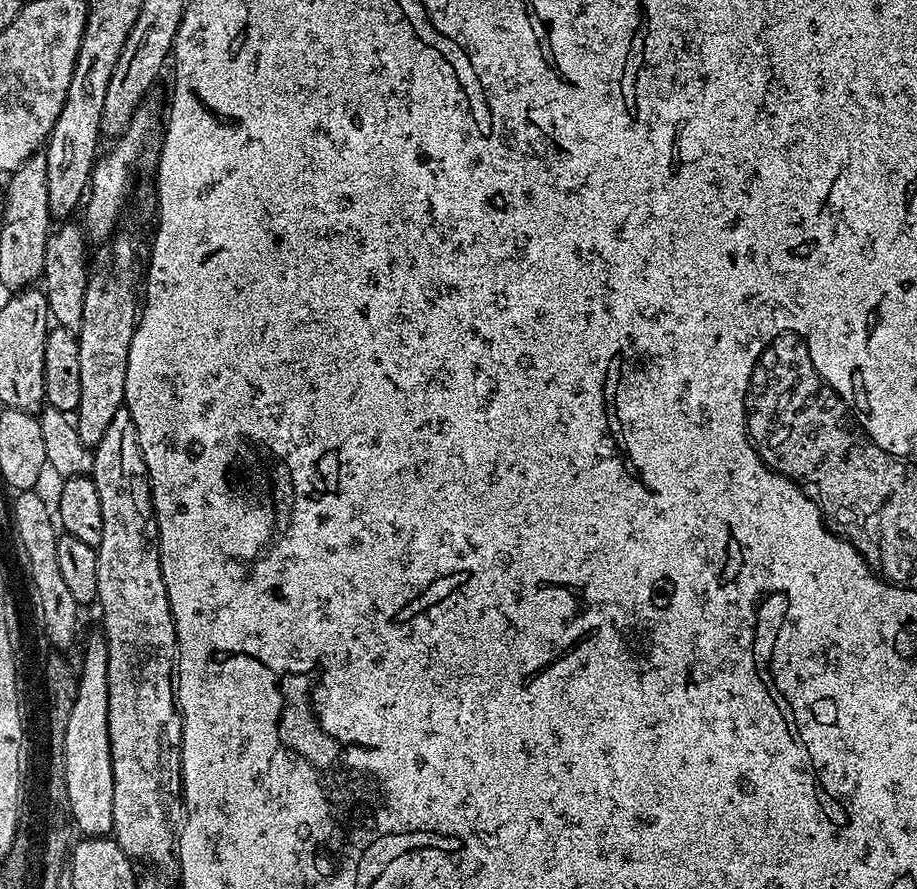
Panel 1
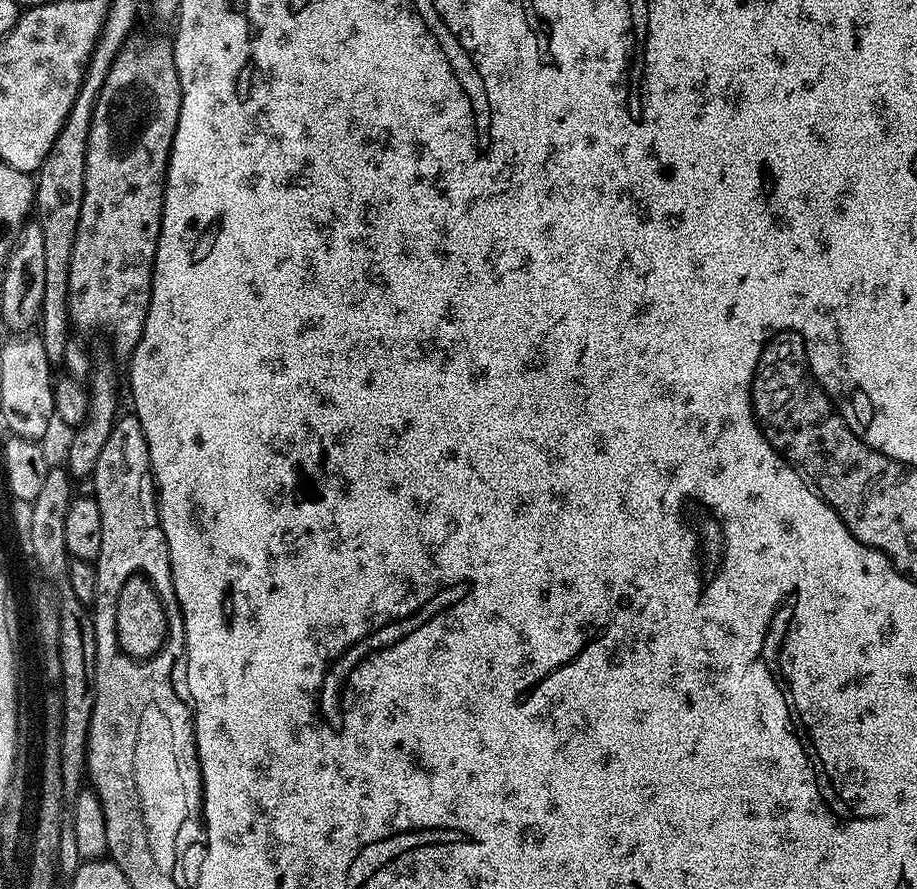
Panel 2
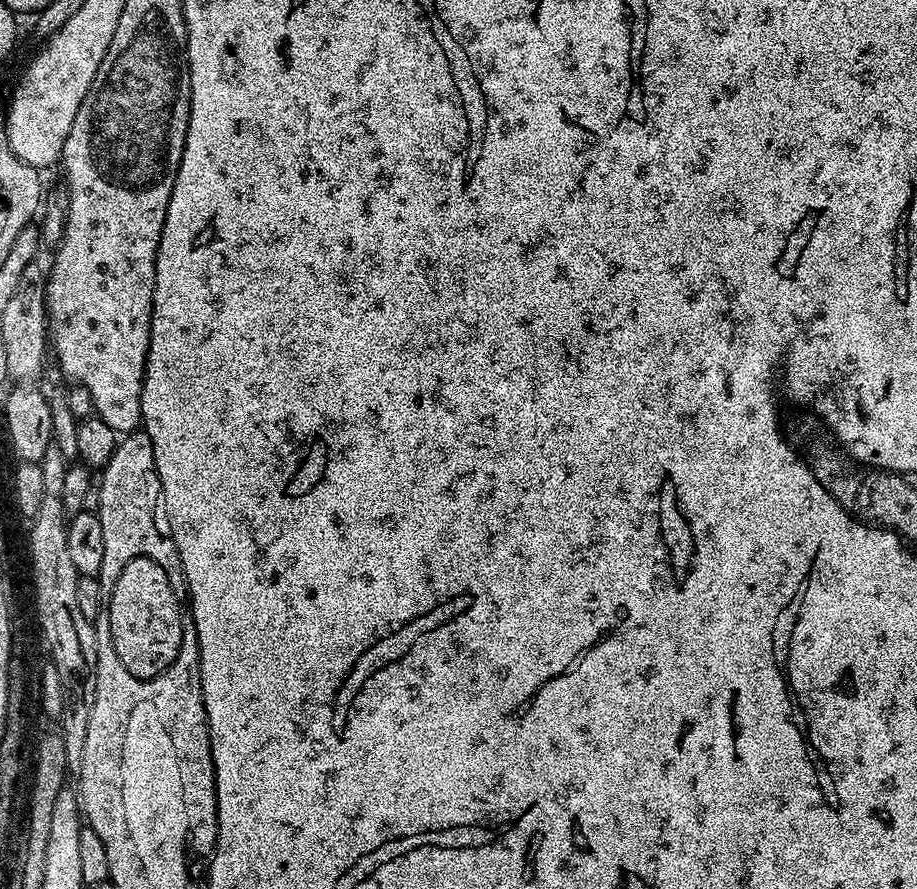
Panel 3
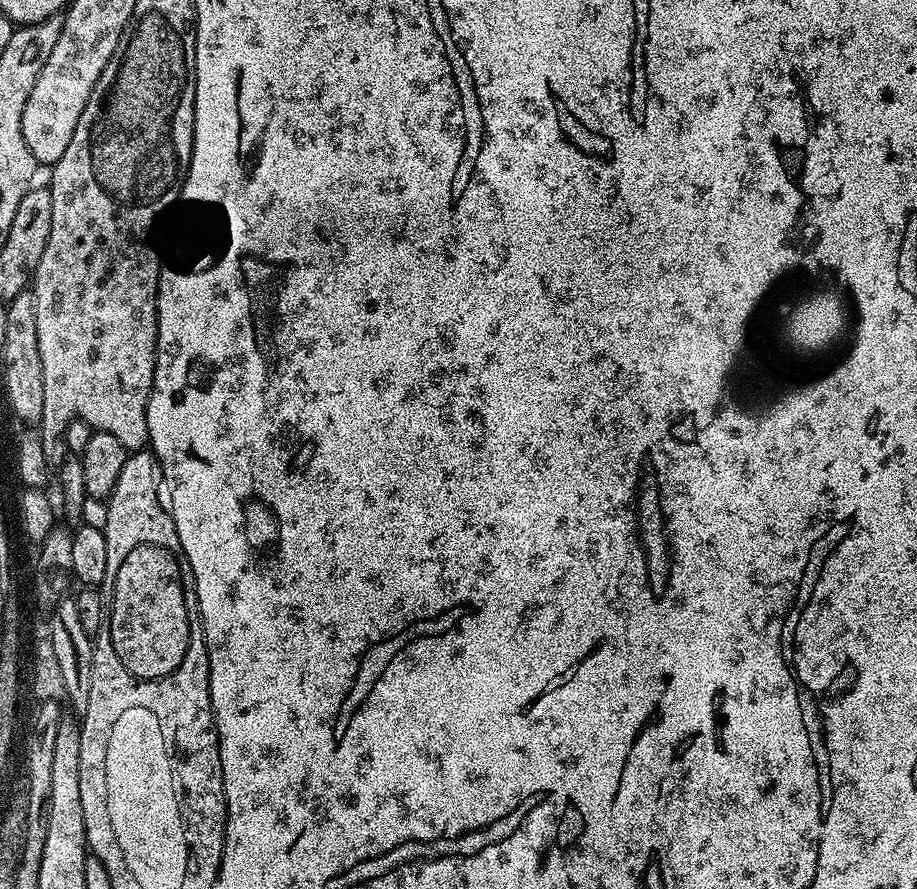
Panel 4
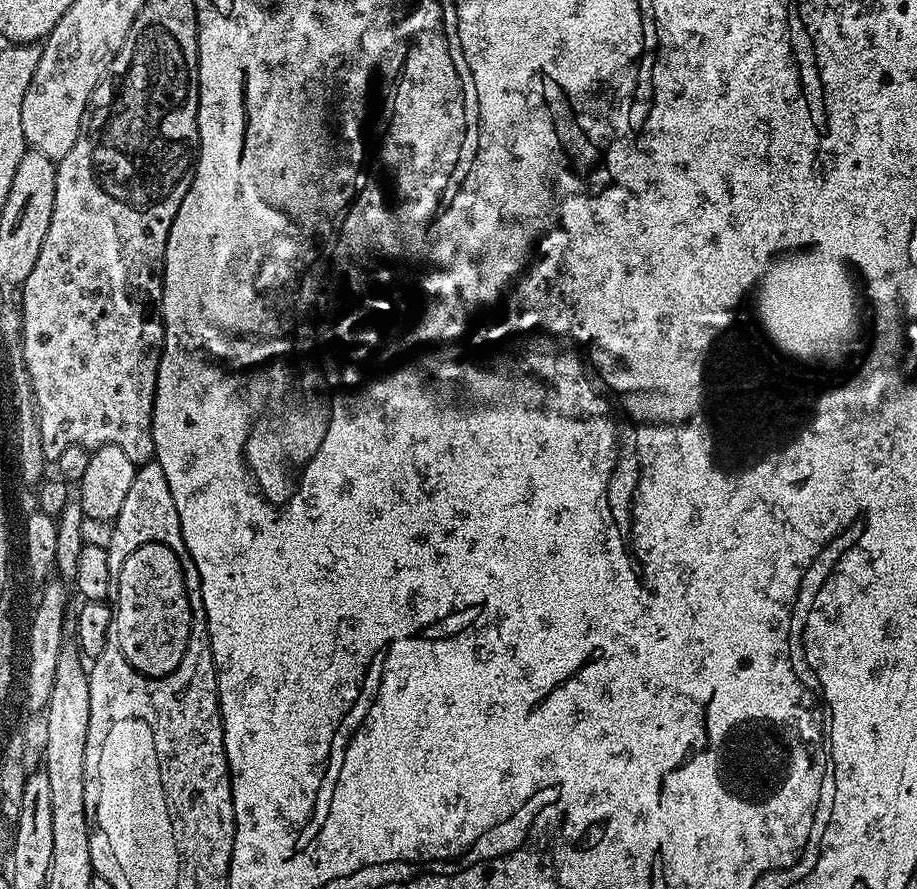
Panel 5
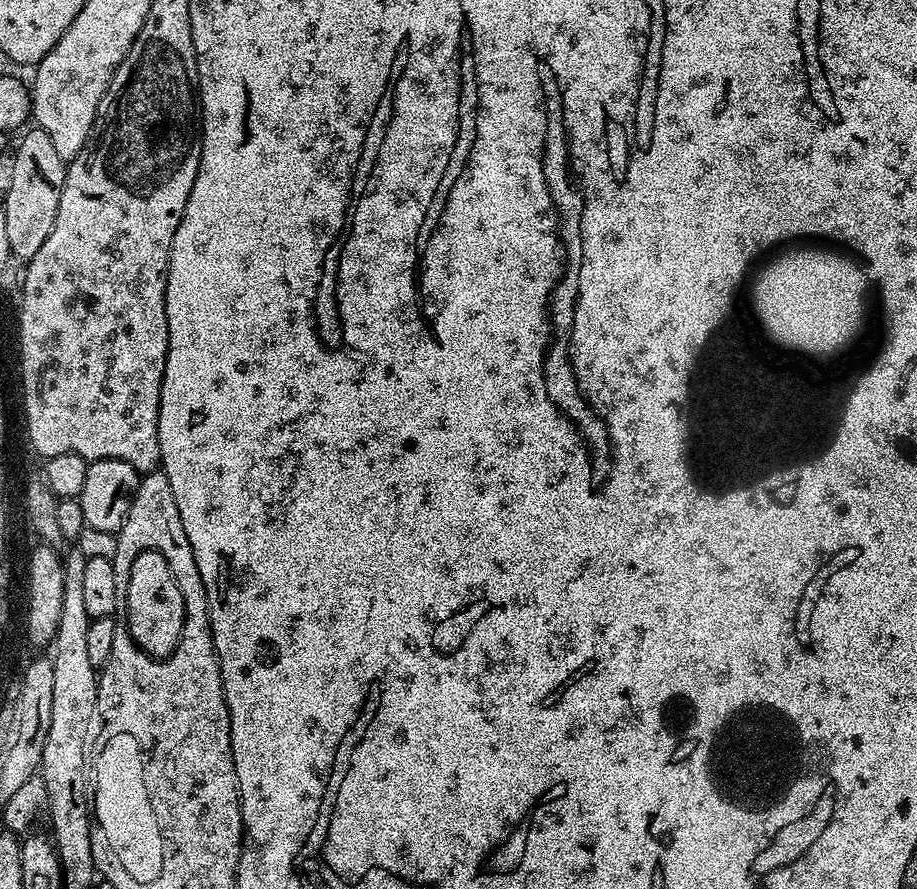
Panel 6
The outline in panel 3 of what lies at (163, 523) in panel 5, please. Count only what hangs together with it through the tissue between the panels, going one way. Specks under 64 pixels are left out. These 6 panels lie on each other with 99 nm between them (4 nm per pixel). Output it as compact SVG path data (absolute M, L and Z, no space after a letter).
M137 430L135 432L129 432L127 434L121 435L119 437L116 449L114 450L114 454L110 454L110 458L108 459L108 463L104 465L102 471L98 476L98 492L100 488L100 508L98 507L98 515L100 521L102 522L102 535L104 536L105 542L105 551L102 554L102 570L99 574L99 581L101 585L111 586L118 582L119 575L122 574L123 568L126 566L128 562L134 556L151 556L153 558L160 558L161 555L170 556L170 558L176 556L176 544L170 539L165 533L162 531L160 533L160 528L156 525L156 512L158 516L158 505L162 500L162 493L160 490L160 479L158 478L158 474L156 473L156 463L154 462L154 446L150 442L150 438L143 430Z

